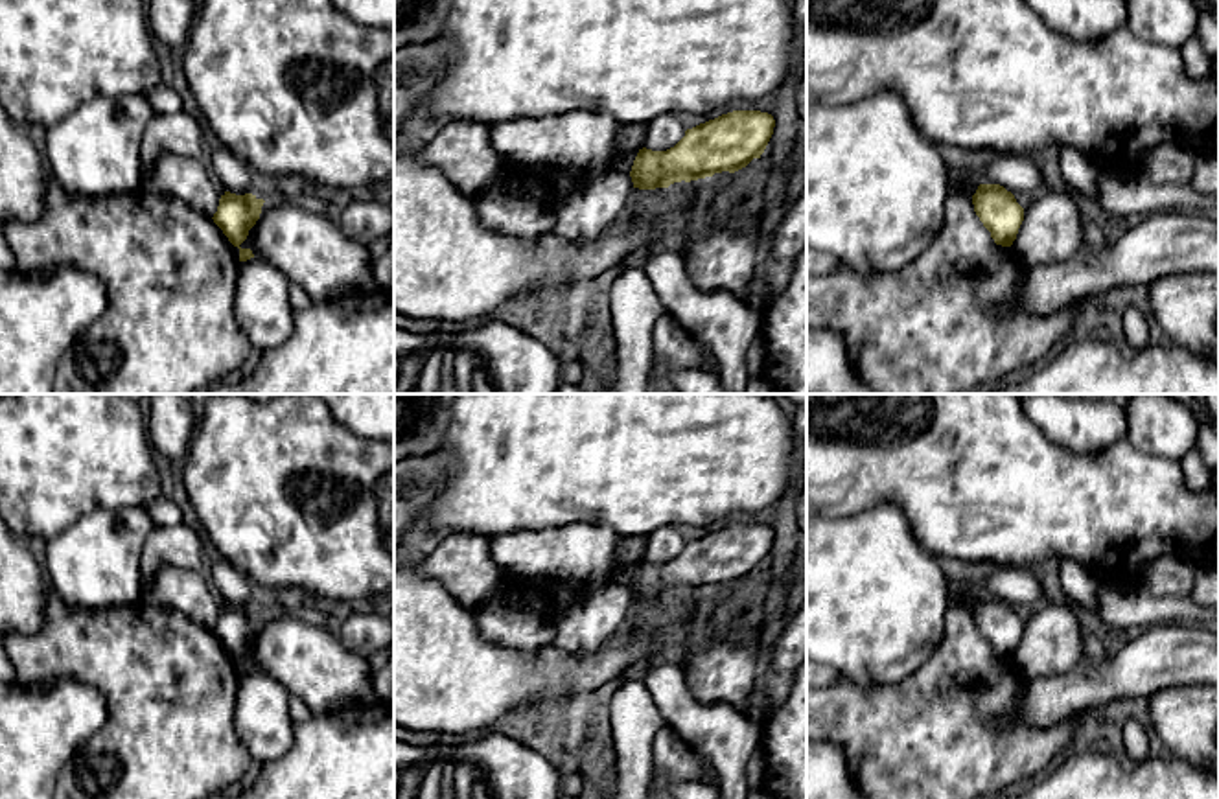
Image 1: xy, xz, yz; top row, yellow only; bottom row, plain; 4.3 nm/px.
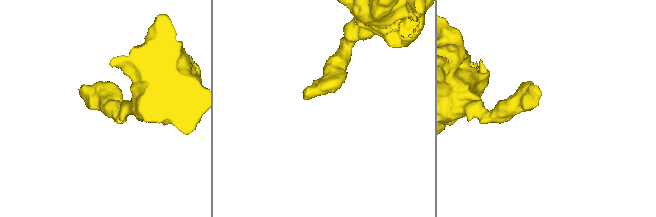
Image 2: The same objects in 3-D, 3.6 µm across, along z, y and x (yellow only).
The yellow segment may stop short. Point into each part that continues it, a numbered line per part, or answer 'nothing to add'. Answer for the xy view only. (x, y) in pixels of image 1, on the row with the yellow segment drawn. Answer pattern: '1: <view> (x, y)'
nothing to add

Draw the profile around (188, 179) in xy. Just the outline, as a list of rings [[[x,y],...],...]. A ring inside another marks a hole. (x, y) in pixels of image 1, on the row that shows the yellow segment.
[[[160,158],[153,175],[142,180],[140,188],[177,197],[208,217],[214,217],[221,199],[221,188],[206,158]]]

